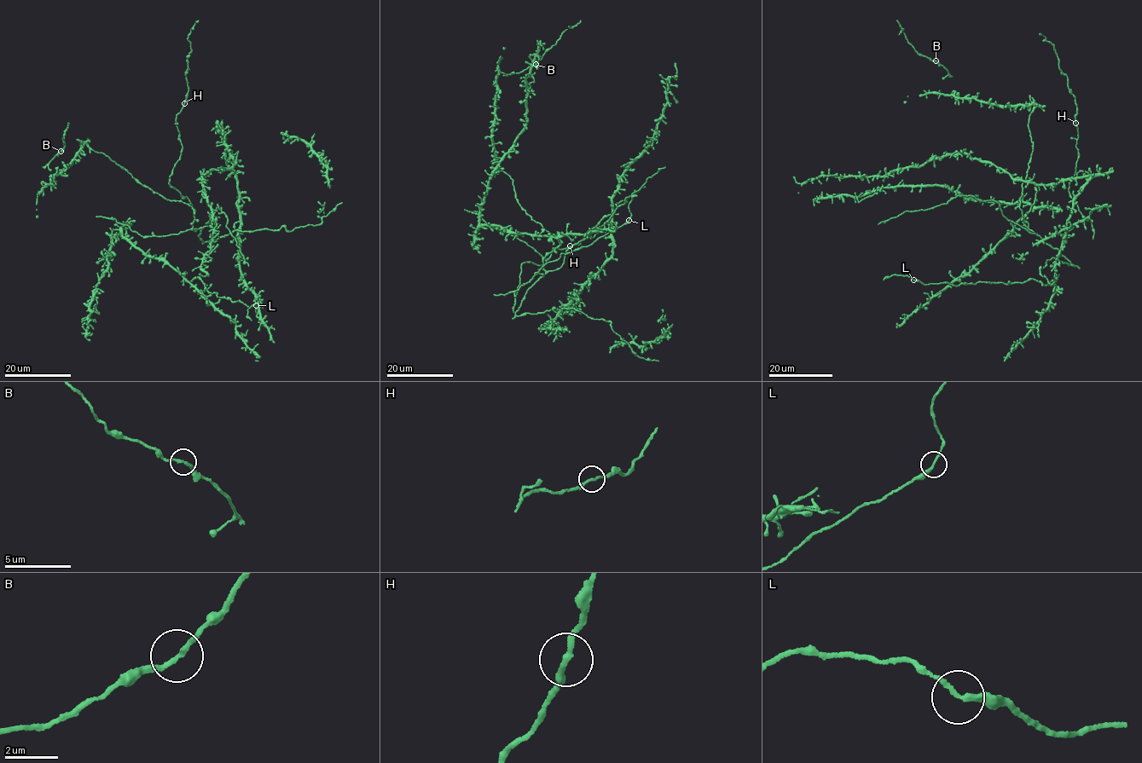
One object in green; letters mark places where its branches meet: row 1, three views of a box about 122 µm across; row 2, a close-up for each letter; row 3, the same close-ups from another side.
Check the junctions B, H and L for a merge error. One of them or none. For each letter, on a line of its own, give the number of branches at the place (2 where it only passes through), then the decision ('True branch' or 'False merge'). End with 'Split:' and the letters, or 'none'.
B: Branches: 2. True branch
H: Branches: 2. True branch
L: Branches: 2. True branch
Split: none

